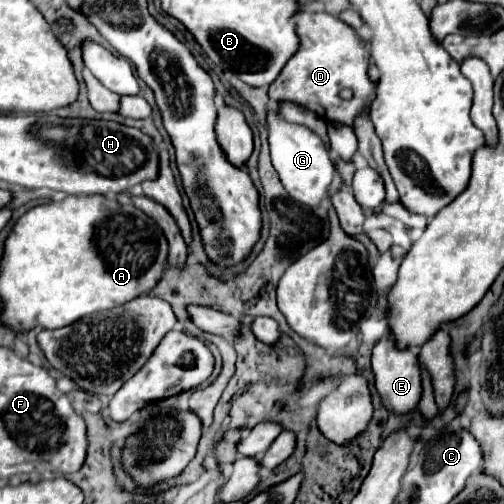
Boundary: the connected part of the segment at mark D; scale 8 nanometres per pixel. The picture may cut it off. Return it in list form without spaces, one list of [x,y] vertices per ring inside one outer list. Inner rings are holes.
[[[298,12],[294,16],[296,34],[300,38],[300,50],[284,66],[280,76],[270,84],[268,96],[272,102],[294,102],[330,124],[346,124],[354,128],[356,116],[372,104],[378,92],[378,84],[370,80],[368,68],[372,66],[372,56],[366,40],[346,22],[330,14]],[[350,88],[354,96],[350,100],[340,100],[338,92]]]

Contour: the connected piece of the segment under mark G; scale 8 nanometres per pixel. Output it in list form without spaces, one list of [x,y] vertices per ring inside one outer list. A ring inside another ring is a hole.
[[[270,110],[268,112],[268,142],[270,142],[272,166],[278,172],[286,192],[304,206],[320,206],[334,176],[334,164],[322,140],[314,132],[308,132],[308,128],[290,124],[282,120],[278,114],[274,114],[274,110]]]

